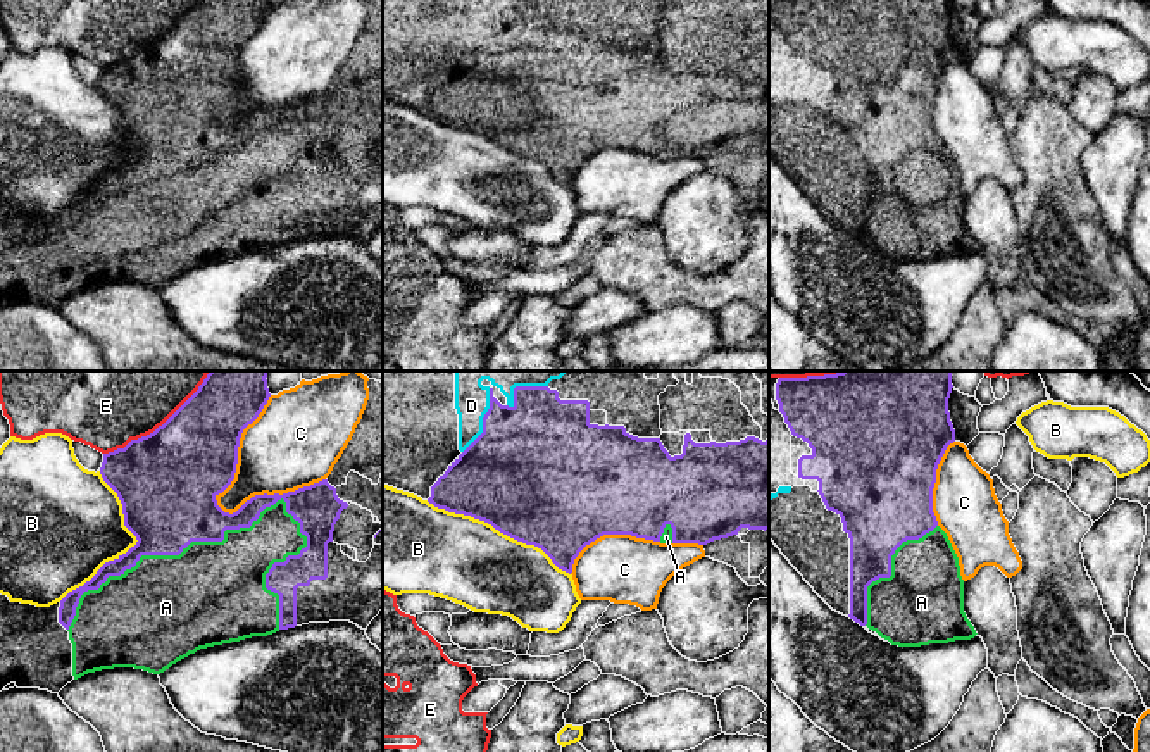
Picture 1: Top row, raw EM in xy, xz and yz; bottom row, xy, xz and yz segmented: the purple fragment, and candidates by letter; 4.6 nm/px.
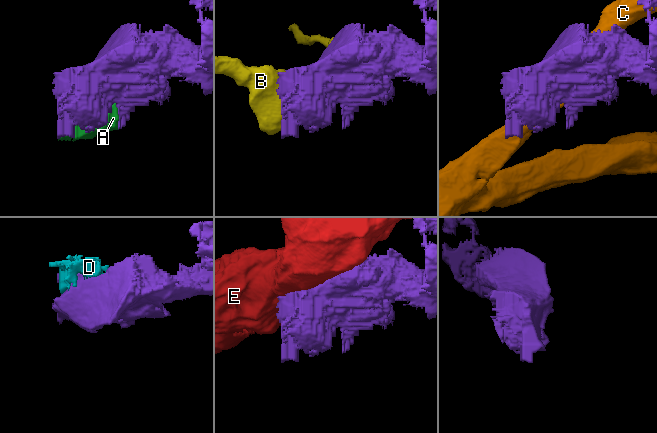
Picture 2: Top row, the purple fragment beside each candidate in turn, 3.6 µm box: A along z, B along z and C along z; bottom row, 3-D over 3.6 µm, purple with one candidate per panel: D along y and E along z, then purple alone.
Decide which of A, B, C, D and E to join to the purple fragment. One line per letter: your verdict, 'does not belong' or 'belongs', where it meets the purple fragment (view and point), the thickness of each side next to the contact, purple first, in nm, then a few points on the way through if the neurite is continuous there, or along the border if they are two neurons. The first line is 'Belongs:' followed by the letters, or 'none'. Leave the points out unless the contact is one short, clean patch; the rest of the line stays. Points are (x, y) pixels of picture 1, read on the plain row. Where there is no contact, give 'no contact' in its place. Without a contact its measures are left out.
Belongs: A, D
A: belongs; meets purple in xy at (187, 159); 440 nm thick on the purple side, 480 nm on the other
B: does not belong; meets purple in xy at (135, 159); 420 nm thick on the purple side, 360 nm on the other
C: does not belong; meets purple in xy at (237, 68); 420 nm thick on the purple side, 400 nm on the other
D: belongs; meets purple in xz at (483, 35); 460 nm thick on the purple side, 160 nm on the other
E: does not belong; meets purple in xy at (150, 47); 460 nm thick on the purple side, 300 nm on the other

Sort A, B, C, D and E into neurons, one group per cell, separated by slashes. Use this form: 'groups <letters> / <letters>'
groups A D / B / C / E

